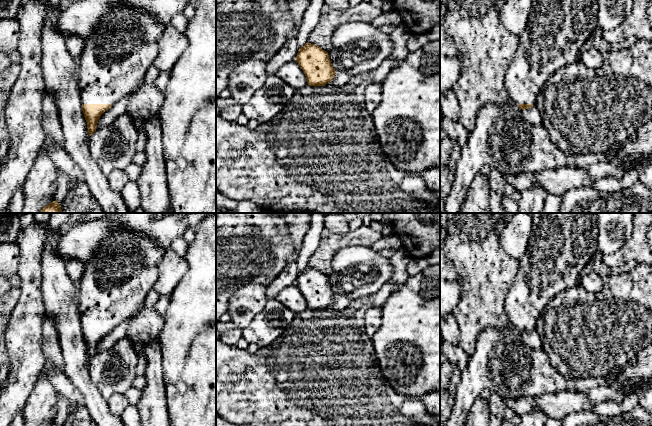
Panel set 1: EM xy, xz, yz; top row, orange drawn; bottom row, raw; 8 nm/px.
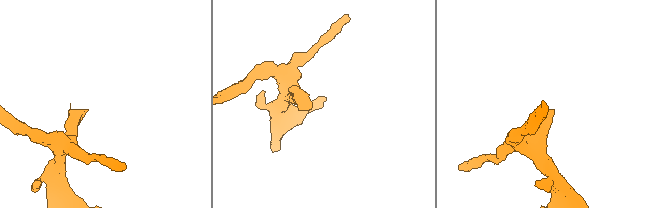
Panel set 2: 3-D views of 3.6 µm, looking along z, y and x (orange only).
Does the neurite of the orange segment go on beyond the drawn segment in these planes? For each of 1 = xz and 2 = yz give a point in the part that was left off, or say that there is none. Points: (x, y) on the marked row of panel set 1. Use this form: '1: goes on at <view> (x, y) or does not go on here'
1: does not go on here
2: goes on at yz (556, 30)

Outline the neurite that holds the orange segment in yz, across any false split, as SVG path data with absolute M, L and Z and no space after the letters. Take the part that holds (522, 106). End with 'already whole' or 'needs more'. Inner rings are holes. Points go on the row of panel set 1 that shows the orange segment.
M533 0L528 23L519 35L519 44L505 74L505 87L508 92L506 102L525 110L537 103L537 97L548 78L559 68L565 67L579 58L580 50L590 35L598 29L597 0Z; needs more

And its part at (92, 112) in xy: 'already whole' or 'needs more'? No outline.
needs more

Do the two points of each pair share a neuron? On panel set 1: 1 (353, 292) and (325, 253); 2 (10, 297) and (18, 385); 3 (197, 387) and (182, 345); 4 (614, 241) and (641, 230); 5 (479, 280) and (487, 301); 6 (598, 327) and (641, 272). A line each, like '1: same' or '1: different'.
1: different
2: different
3: same
4: different
5: same
6: same

